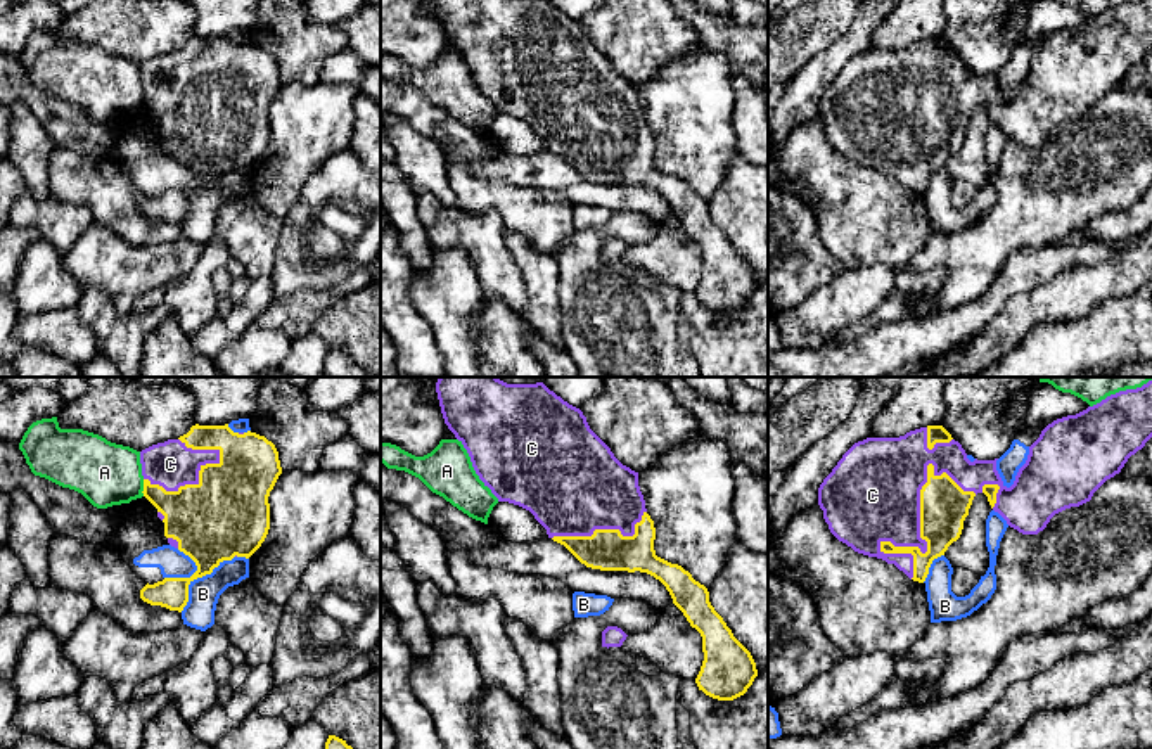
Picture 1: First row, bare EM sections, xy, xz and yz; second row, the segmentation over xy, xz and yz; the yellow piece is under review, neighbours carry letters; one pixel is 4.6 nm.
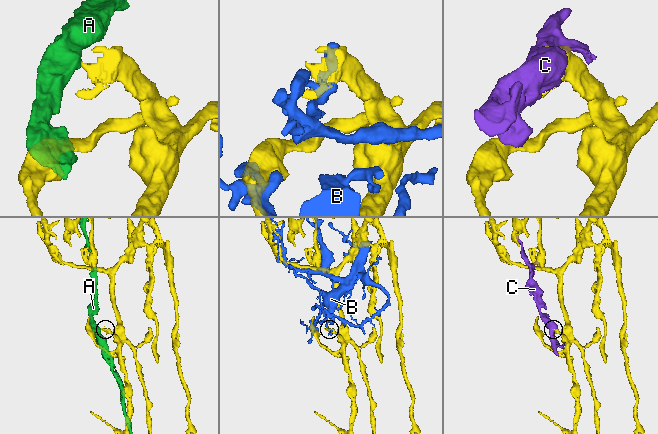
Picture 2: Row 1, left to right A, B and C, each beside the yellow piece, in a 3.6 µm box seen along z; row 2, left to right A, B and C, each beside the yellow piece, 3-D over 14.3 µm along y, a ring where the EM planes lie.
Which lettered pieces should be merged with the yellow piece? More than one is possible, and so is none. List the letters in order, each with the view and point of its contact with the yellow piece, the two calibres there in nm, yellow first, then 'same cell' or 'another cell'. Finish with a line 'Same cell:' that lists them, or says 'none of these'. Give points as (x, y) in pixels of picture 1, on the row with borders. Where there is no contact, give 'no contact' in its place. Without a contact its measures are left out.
A: contact xy (144, 488); calibres 260 and 300 nm; another cell
B: contact xy (198, 576); calibres 360 and 140 nm; another cell
C: contact yz (921, 507); calibres 220 and 440 nm; same cell
Same cell: C

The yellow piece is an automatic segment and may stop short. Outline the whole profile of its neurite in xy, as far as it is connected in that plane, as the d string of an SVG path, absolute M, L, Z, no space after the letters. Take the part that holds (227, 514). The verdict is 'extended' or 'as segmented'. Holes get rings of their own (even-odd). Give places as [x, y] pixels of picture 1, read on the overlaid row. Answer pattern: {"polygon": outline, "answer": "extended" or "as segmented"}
{"polygon": "M192 426L178 439L140 451L144 496L157 509L168 543L189 555L197 571L190 578L164 578L140 590L140 599L182 612L189 602L189 585L211 574L223 560L249 559L270 529L268 496L282 474L278 451L256 432L234 432L225 426Z", "answer": "extended"}

